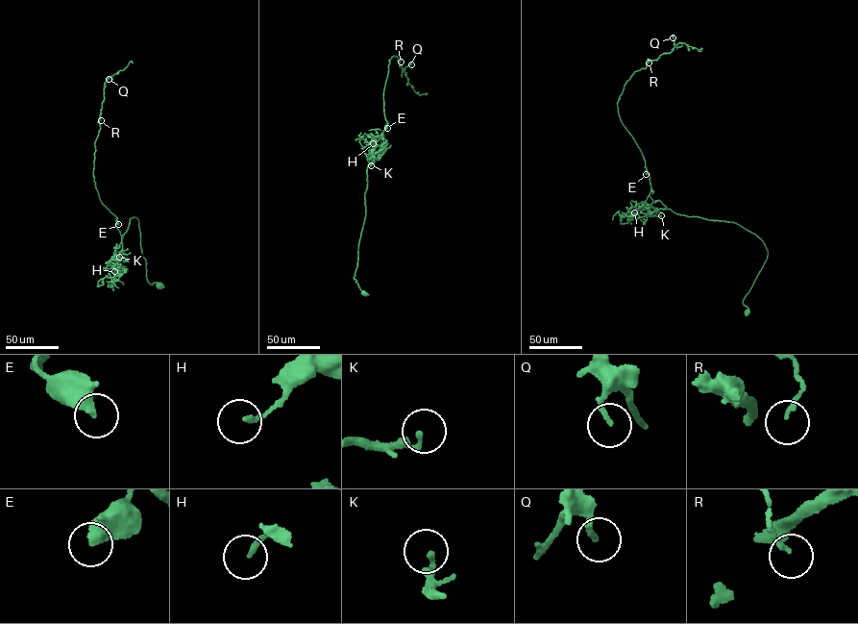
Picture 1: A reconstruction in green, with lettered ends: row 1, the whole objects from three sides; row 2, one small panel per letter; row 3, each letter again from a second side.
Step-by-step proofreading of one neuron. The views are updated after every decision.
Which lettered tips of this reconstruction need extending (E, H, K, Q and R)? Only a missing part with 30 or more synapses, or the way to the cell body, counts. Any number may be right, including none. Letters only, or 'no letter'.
no letter

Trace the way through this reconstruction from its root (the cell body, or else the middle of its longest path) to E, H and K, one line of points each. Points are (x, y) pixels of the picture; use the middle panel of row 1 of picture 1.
E: (364, 293), (354, 277), (365, 215), (366, 171), (373, 153), (383, 142), (382, 133), (387, 128)
H: (364, 293), (354, 277), (365, 215), (366, 171), (373, 153), (369, 148), (369, 141), (381, 137), (373, 143)
K: (364, 293), (354, 277), (365, 215), (368, 160), (374, 158), (371, 165)

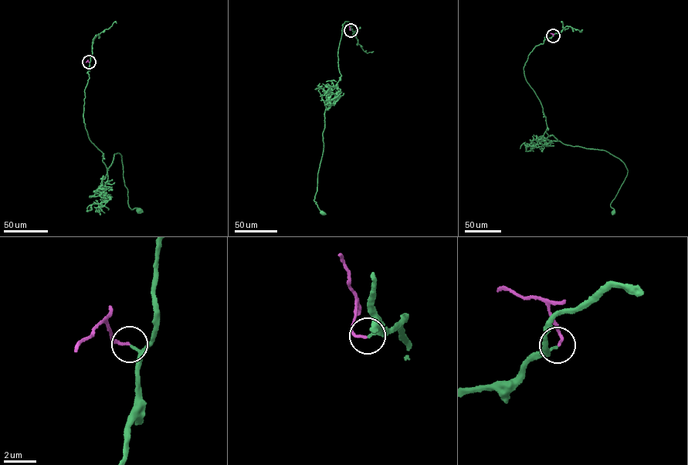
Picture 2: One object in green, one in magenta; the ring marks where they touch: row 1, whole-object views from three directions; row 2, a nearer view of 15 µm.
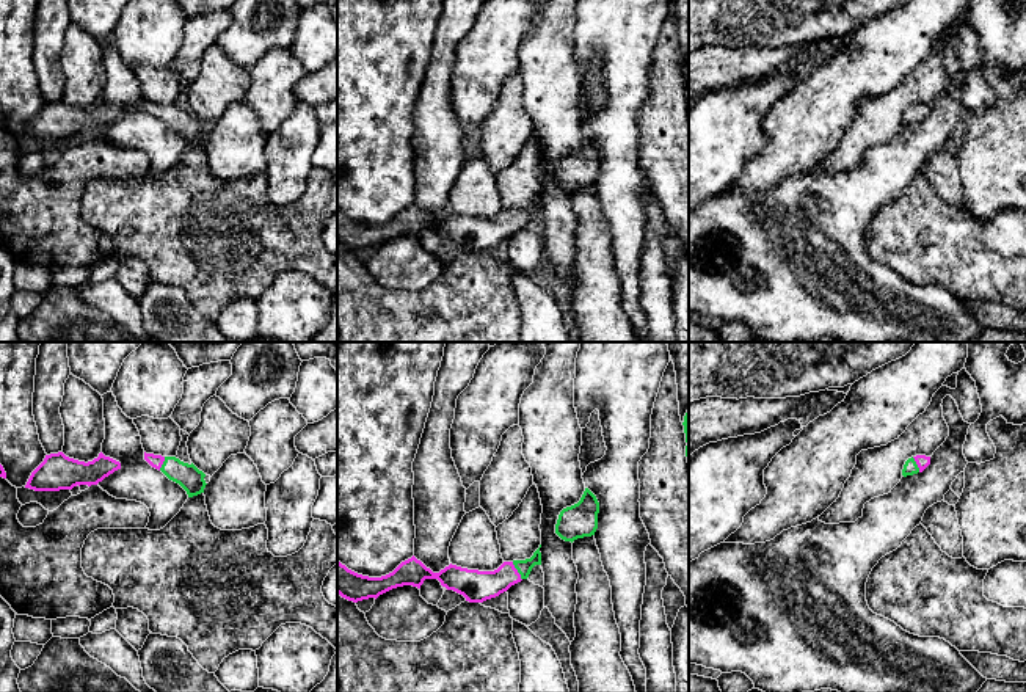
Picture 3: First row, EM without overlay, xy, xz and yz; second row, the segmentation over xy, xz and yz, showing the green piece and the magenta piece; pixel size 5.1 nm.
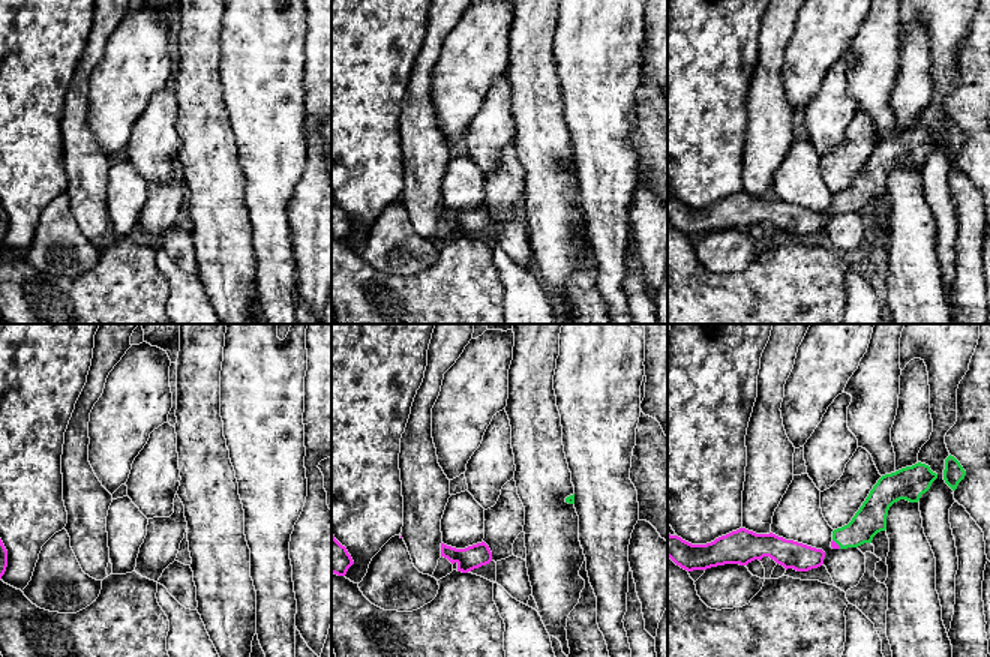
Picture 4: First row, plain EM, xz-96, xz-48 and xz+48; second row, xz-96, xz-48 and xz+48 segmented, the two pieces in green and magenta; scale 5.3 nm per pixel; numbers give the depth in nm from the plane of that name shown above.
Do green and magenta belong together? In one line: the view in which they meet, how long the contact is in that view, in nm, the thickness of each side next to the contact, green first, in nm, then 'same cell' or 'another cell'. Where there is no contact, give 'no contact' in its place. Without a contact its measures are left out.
xz | 110 nm | 80/160 nm | same cell

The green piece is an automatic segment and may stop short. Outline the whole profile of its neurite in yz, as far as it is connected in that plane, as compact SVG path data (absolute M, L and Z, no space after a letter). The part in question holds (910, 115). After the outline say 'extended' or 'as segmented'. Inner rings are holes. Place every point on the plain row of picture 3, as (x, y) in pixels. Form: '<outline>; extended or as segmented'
M926 104L911 105L905 110L902 124L907 126L907 124L922 121L929 113L930 113L930 105Z; extended

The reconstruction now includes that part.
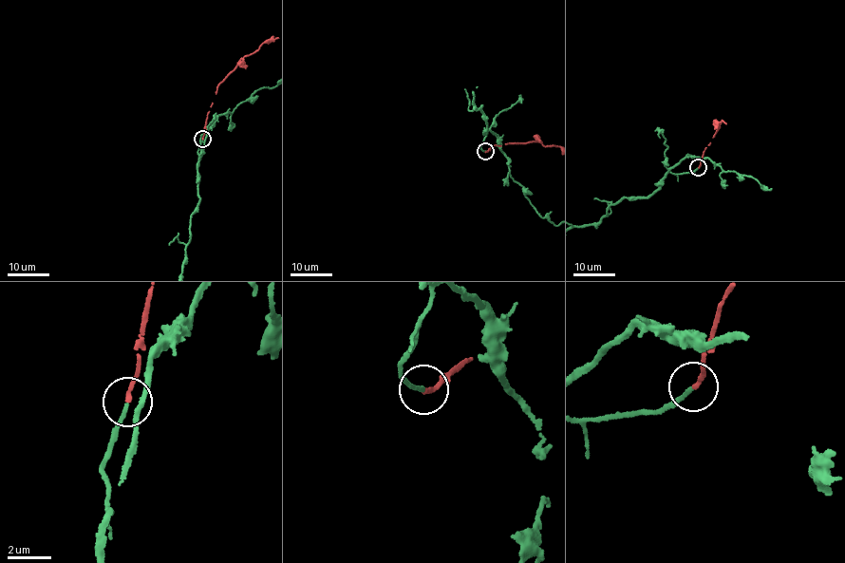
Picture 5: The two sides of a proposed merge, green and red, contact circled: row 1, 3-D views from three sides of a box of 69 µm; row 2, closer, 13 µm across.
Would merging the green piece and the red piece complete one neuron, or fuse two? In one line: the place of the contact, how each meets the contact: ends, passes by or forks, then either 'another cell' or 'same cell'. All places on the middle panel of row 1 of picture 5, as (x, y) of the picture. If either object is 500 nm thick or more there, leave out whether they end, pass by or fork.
place (485, 151); green ends; red ends; same cell

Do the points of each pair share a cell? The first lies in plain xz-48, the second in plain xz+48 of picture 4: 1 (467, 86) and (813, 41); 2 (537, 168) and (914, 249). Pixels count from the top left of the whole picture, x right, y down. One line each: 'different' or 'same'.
1: same
2: different

